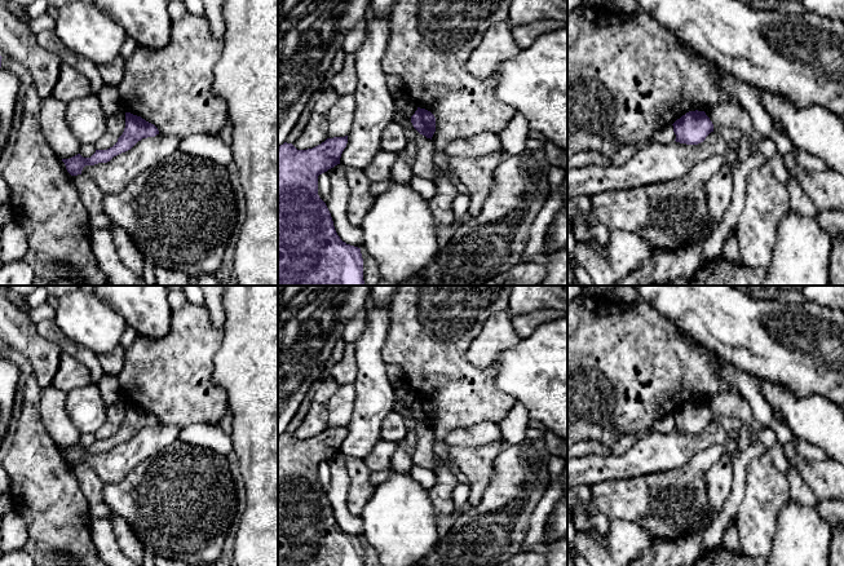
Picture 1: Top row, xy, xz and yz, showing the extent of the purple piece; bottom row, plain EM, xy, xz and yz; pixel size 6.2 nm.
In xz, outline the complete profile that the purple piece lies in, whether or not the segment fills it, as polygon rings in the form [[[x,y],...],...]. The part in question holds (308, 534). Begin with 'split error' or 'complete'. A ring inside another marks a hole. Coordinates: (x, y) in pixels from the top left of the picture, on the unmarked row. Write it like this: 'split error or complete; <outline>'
complete; [[[348,425],[327,428],[308,439],[297,439],[287,432],[278,437],[278,566],[363,566],[361,538],[340,529],[331,503],[318,485],[318,465],[340,454],[346,433]]]

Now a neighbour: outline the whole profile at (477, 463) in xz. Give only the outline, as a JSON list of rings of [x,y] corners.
[[[492,442],[480,447],[451,446],[447,460],[454,469],[468,477],[470,492],[468,508],[477,505],[494,476],[494,463],[505,445]]]

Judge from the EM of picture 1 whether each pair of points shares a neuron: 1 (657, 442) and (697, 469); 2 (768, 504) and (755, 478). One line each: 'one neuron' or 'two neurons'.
1: two neurons
2: one neuron

